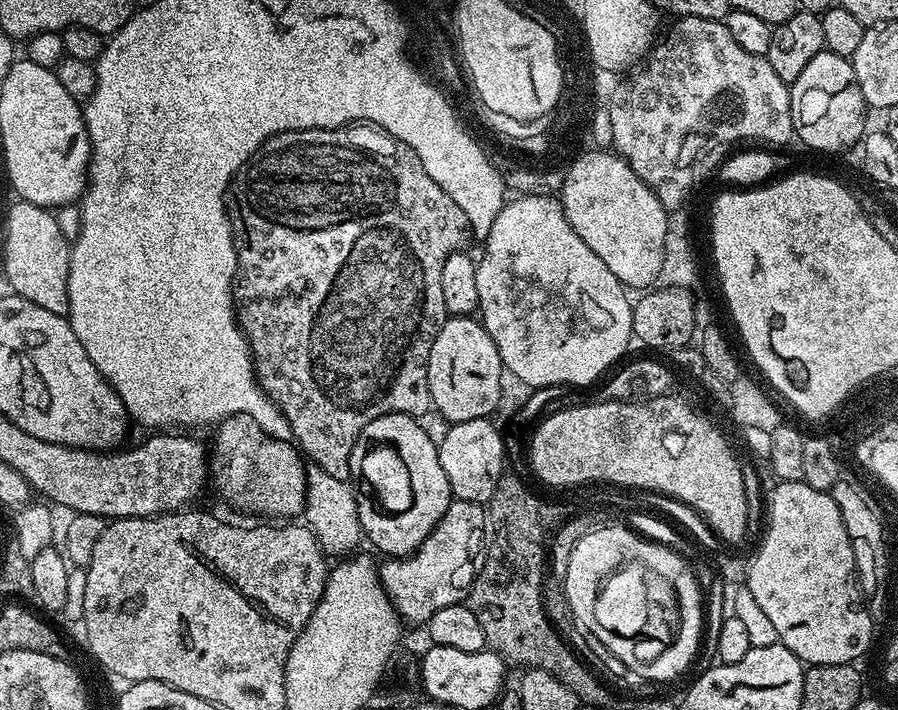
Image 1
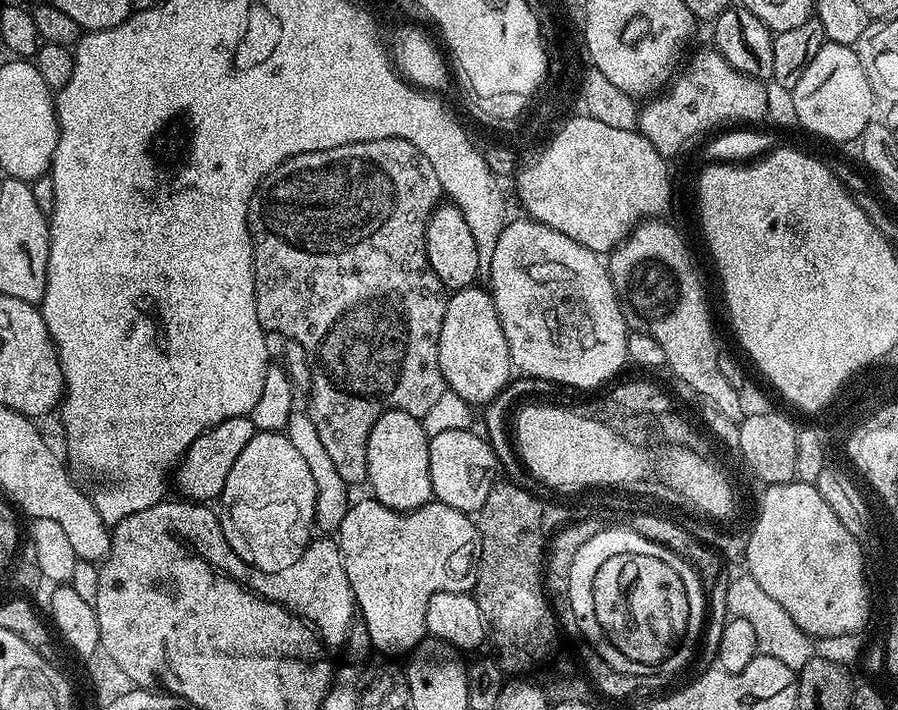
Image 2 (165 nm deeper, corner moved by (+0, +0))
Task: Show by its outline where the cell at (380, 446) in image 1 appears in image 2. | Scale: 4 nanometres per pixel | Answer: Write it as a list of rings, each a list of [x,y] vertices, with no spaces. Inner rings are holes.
[[[384,412],[374,422],[368,435],[366,458],[368,459],[367,487],[372,487],[371,495],[378,502],[382,502],[395,512],[410,512],[414,508],[421,508],[423,504],[433,499],[432,483],[430,482],[430,437],[424,428],[421,417],[413,416],[410,412]]]

